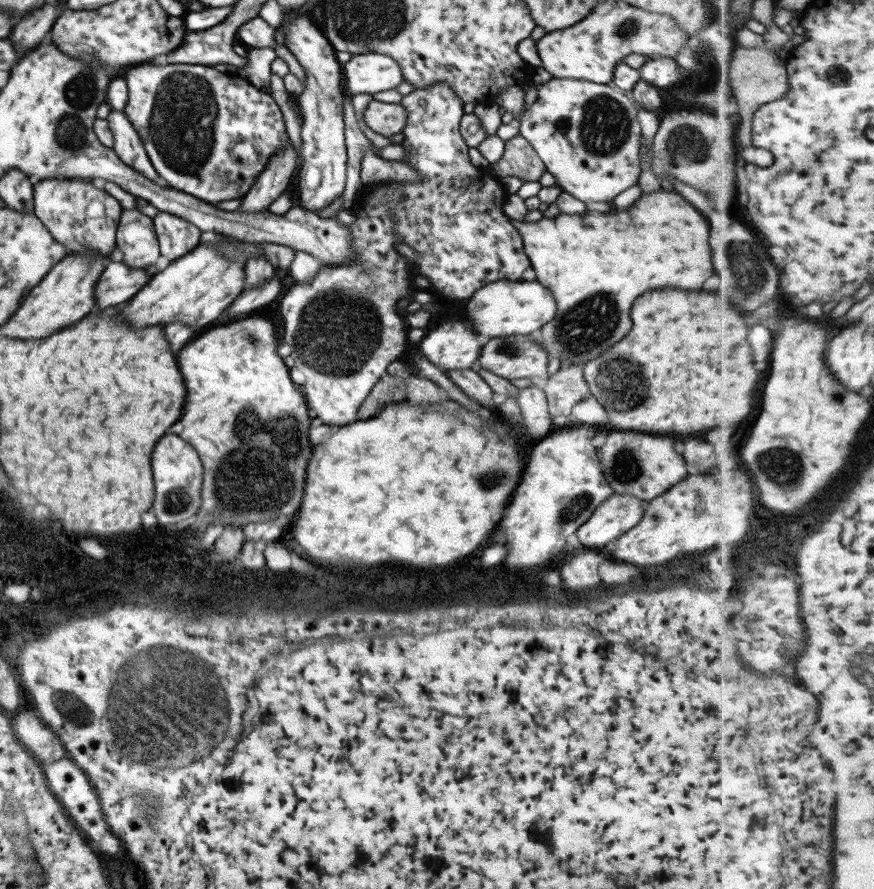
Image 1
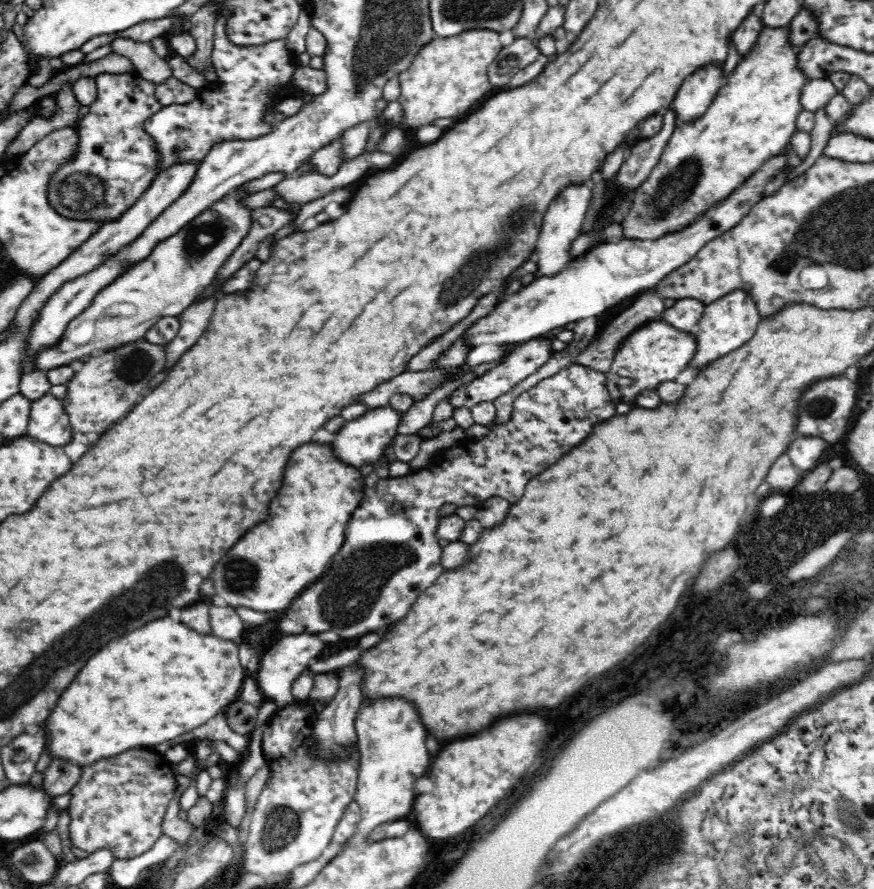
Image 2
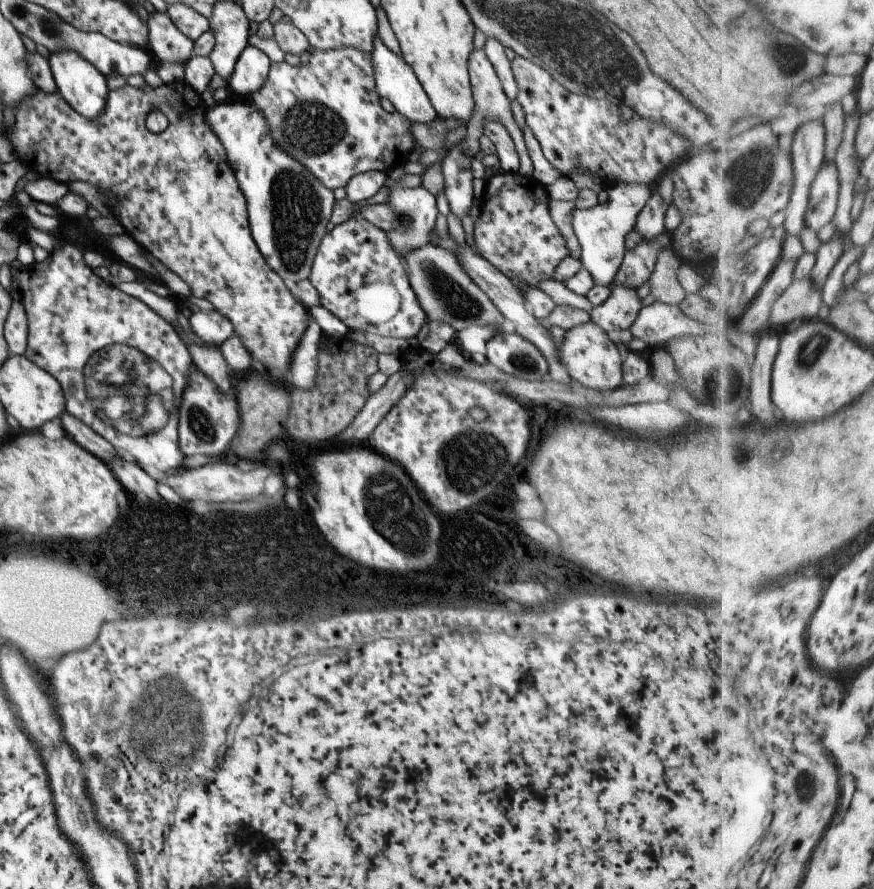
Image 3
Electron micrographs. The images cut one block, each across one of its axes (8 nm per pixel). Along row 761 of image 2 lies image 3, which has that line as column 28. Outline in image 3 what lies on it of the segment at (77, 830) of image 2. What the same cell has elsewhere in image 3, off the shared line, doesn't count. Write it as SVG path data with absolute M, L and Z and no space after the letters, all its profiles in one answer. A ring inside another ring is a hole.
M185 80L175 81L171 83L163 83L161 86L147 86L145 83L142 88L136 88L125 84L119 88L119 90L108 90L108 98L105 98L105 108L103 112L93 118L93 120L87 120L83 118L81 114L77 114L56 91L54 93L45 93L39 89L33 92L33 96L27 96L23 98L17 108L15 108L15 124L13 124L13 132L7 136L11 146L13 146L13 152L15 156L27 166L27 170L35 170L33 174L37 177L49 178L49 180L55 180L55 182L62 182L68 184L73 181L86 182L87 184L93 184L95 188L99 190L107 190L115 196L117 200L117 206L113 206L112 212L116 212L115 219L118 221L124 230L126 235L129 235L139 247L144 251L149 252L161 265L167 270L170 270L176 276L179 276L189 292L190 296L195 298L203 298L213 306L213 309L219 314L223 314L227 320L231 323L232 331L235 332L235 336L241 340L243 348L251 355L251 358L255 358L259 364L263 365L266 372L269 370L275 370L277 372L277 378L279 383L287 384L287 372L289 372L289 362L291 362L291 354L293 350L297 348L299 344L299 338L303 336L305 328L311 319L310 315L306 311L306 307L300 303L300 301L293 297L289 290L283 285L283 280L278 274L275 274L273 270L269 268L269 265L265 262L265 259L261 256L259 249L255 246L253 239L251 238L250 230L247 220L247 206L245 204L245 198L235 182L235 176L227 162L227 156L225 156L225 150L221 146L221 142L217 140L217 136L211 132L207 120L205 120L205 112L207 107L201 101L200 94L197 94ZM151 110L159 110L163 113L163 116L167 119L167 128L163 132L153 134L145 128L145 117Z

